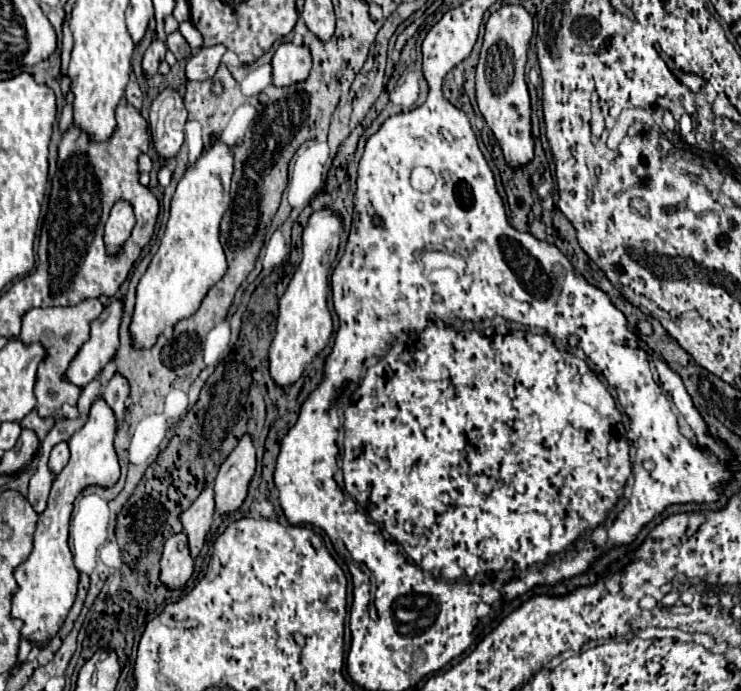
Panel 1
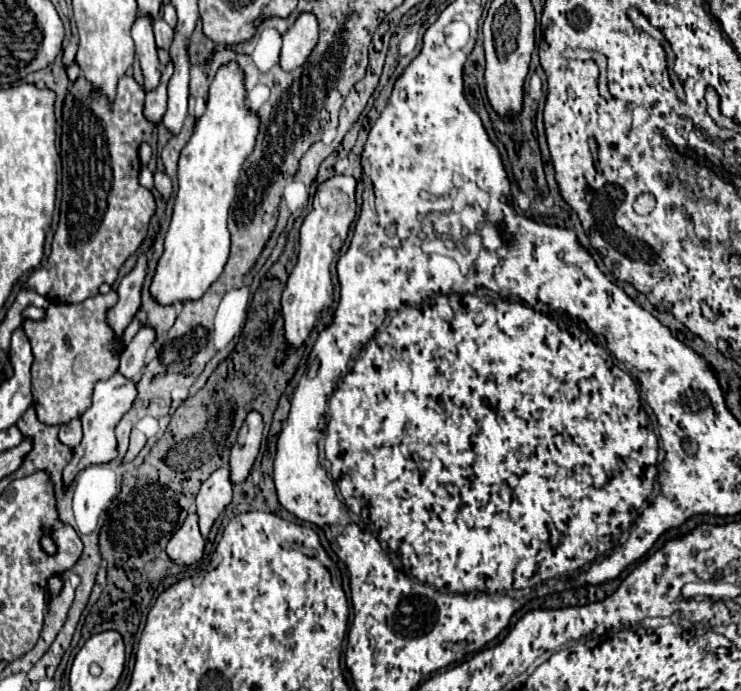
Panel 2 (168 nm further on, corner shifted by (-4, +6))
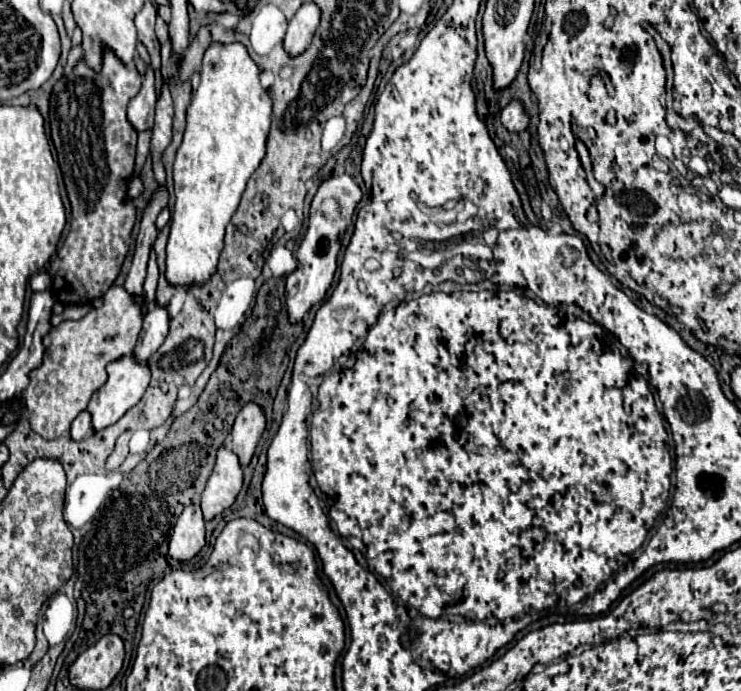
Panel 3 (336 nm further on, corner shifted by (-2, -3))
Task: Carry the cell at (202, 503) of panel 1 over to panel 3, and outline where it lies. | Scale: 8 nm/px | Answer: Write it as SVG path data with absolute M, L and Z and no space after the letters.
M220 445L214 471L202 491L202 513L206 521L214 519L234 503L238 491L242 489L242 479L244 471L240 467L238 455Z

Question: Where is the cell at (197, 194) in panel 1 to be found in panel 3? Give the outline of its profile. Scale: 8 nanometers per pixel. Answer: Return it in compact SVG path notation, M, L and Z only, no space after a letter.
M210 43L202 57L200 85L192 91L186 111L186 131L174 161L174 193L176 205L172 213L172 229L166 247L166 279L172 285L202 285L216 273L218 257L224 247L224 229L238 209L246 181L260 165L266 153L266 139L270 131L272 101L270 91L260 85L260 69L242 43Z

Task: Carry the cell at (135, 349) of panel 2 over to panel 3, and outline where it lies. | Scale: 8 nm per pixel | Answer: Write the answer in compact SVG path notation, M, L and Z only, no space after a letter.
M152 305L144 317L144 325L142 325L142 333L138 339L138 345L134 349L136 357L140 361L146 361L166 339L170 329L170 317L168 317L168 309L162 305Z

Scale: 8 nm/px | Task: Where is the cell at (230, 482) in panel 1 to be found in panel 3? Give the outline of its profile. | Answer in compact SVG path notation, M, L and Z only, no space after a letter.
M252 401L246 403L240 409L240 413L236 415L236 421L234 421L234 427L230 433L232 451L240 457L242 465L250 463L264 429L266 429L266 417L264 417L260 405L256 405Z

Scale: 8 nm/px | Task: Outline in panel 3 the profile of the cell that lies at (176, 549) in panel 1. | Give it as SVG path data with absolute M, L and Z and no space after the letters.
M188 505L178 517L170 537L170 557L192 559L204 547L204 517L198 505Z

